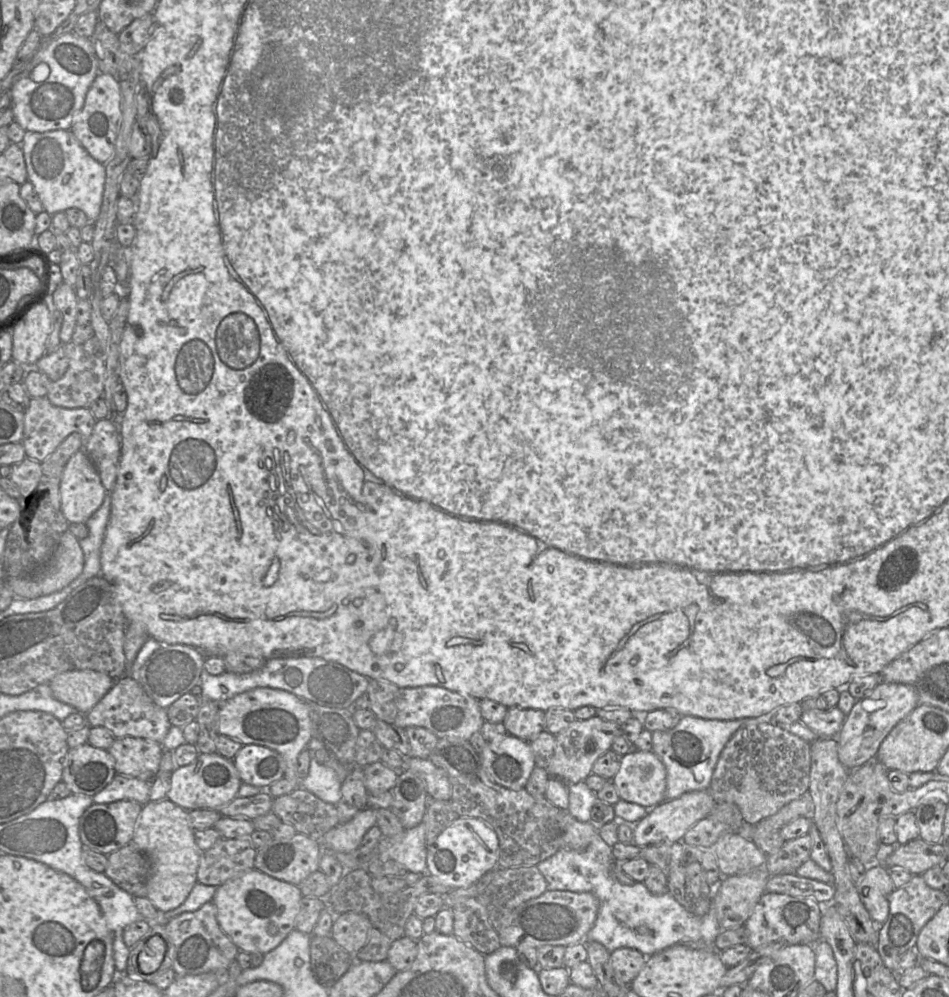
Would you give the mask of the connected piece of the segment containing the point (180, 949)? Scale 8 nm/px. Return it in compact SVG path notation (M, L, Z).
M208 902L194 912L184 912L166 923L166 932L172 943L173 967L177 976L207 972L226 973L239 953L238 947L220 928L214 903Z

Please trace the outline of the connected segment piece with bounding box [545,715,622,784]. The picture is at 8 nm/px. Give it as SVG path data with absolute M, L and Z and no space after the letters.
M597 715L586 720L575 720L555 735L554 753L545 770L550 777L560 779L566 784L584 781L592 774L595 761L611 749L614 738L621 734L621 726Z

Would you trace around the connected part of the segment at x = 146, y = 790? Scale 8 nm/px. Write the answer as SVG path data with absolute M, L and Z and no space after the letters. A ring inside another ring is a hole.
M117 774L112 781L92 798L95 804L115 801L135 801L145 805L150 801L151 780Z

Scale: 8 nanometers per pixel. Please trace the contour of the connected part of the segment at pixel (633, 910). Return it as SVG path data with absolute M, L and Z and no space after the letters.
M597 833L585 850L576 851L562 848L536 865L547 882L548 890L590 892L598 899L599 909L596 921L583 942L599 942L609 952L621 947L634 948L649 957L675 944L679 944L679 942L691 940L714 942L717 935L722 931L717 920L716 910L712 905L704 916L695 916L686 911L669 893L663 895L652 894L642 882L635 882L633 885L619 883L612 876L613 866L612 848Z

